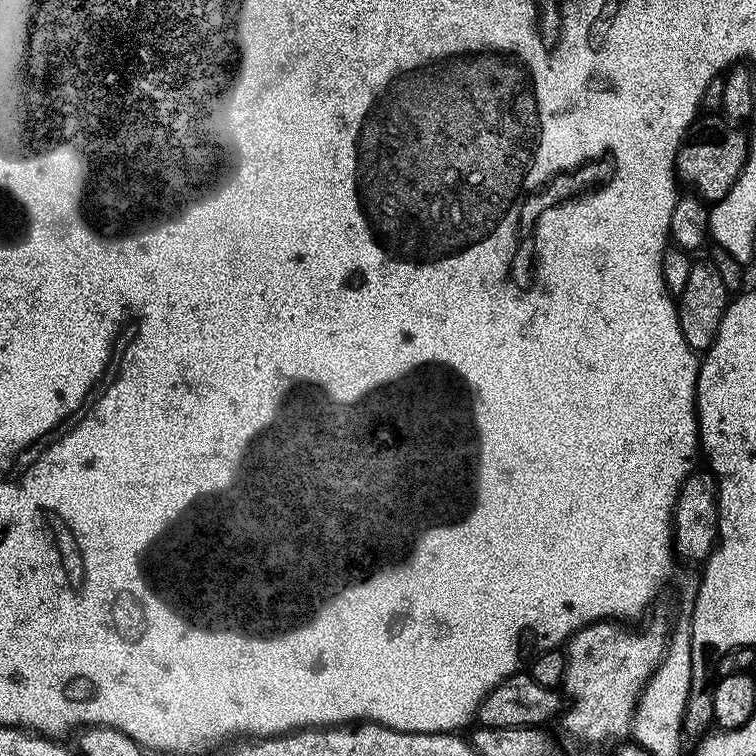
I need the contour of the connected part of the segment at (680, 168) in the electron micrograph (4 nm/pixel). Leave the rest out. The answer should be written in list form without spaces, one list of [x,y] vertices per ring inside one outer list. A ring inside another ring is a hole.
[[[723,119],[695,121],[676,155],[676,174],[681,185],[689,184],[691,191],[705,202],[726,198],[738,182],[748,161],[749,137],[744,137],[743,127],[730,128]]]

